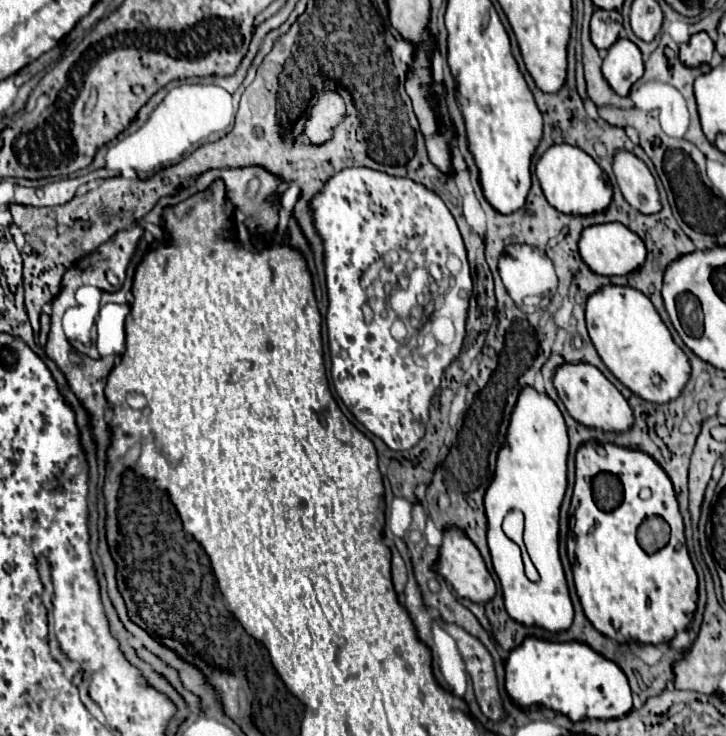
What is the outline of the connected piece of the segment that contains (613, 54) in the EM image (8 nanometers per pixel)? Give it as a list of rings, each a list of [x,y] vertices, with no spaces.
[[[626,37],[618,39],[604,57],[604,77],[618,95],[628,95],[630,87],[642,77],[644,61],[640,49]]]

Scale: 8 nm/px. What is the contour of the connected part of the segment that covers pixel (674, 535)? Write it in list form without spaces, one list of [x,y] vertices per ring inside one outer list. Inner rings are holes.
[[[604,443],[604,447],[608,453],[606,457],[576,455],[576,485],[570,503],[570,533],[566,544],[568,559],[574,571],[574,581],[578,587],[578,597],[582,601],[586,617],[600,633],[620,643],[640,641],[658,645],[670,641],[678,631],[686,629],[696,611],[698,577],[686,549],[682,515],[678,511],[672,481],[650,455],[638,449],[618,447],[612,443]],[[598,473],[604,475],[600,481]],[[648,515],[660,515],[672,527],[668,545],[652,555],[648,555],[636,541],[636,529]]]

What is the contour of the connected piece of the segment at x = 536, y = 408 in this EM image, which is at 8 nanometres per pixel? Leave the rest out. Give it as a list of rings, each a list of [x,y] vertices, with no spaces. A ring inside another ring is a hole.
[[[522,387],[510,415],[506,443],[498,451],[494,477],[484,495],[484,507],[488,517],[488,541],[500,541],[500,545],[504,541],[504,515],[512,509],[526,515],[526,547],[540,573],[540,581],[532,583],[524,573],[516,575],[512,565],[508,565],[508,557],[504,557],[504,545],[500,555],[494,551],[492,563],[502,585],[508,615],[518,623],[544,627],[548,631],[566,631],[574,615],[558,555],[558,511],[566,491],[566,457],[568,435],[558,405],[546,393],[538,393],[534,387]]]

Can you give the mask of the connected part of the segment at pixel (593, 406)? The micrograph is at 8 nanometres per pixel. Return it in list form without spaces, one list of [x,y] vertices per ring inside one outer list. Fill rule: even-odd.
[[[562,363],[554,371],[554,387],[566,405],[568,413],[586,427],[600,427],[604,431],[628,431],[632,427],[632,409],[624,395],[590,363]]]

